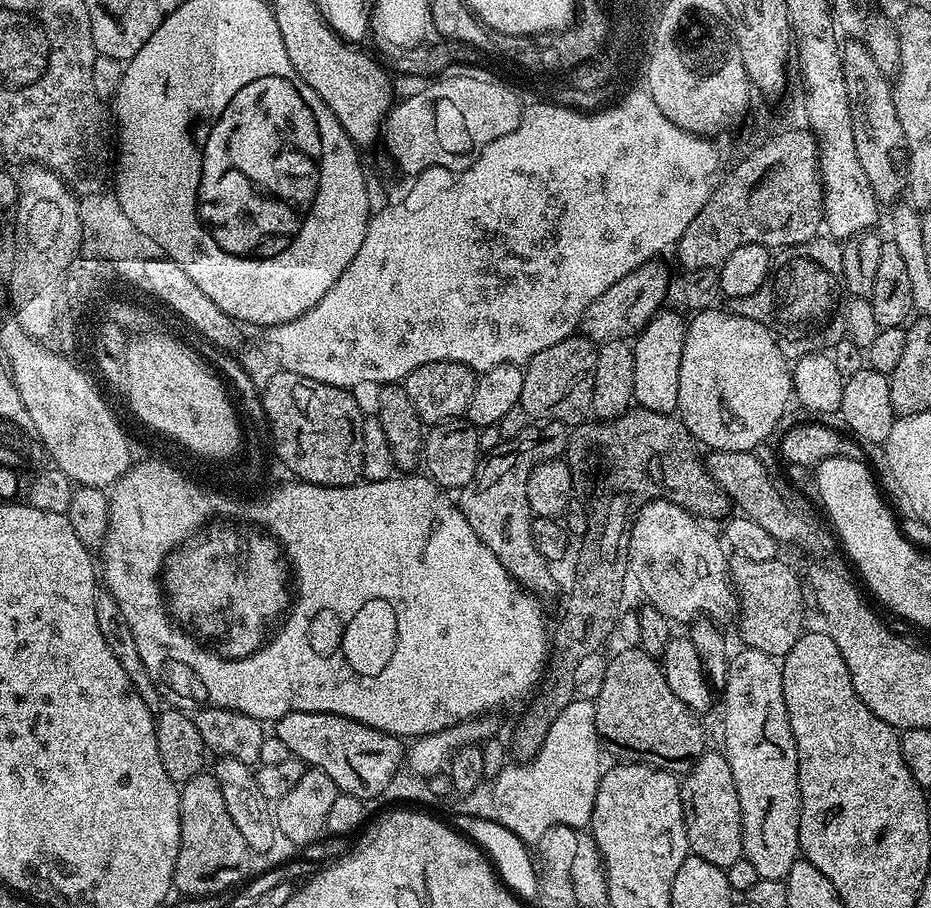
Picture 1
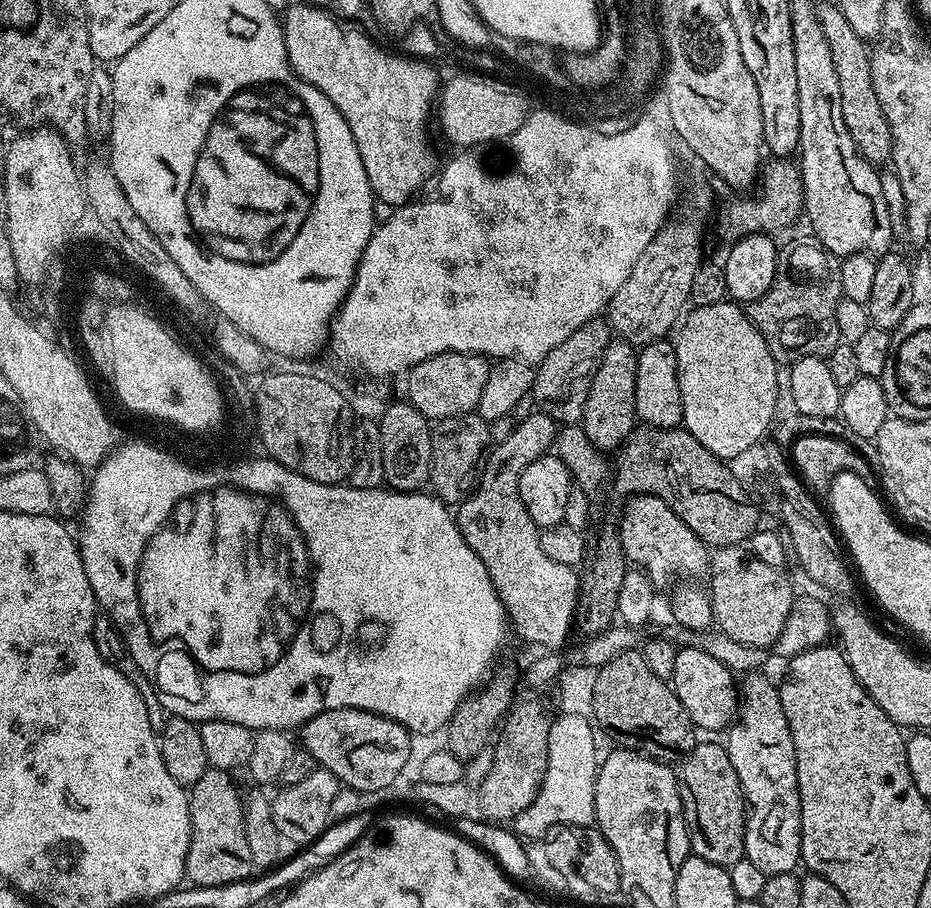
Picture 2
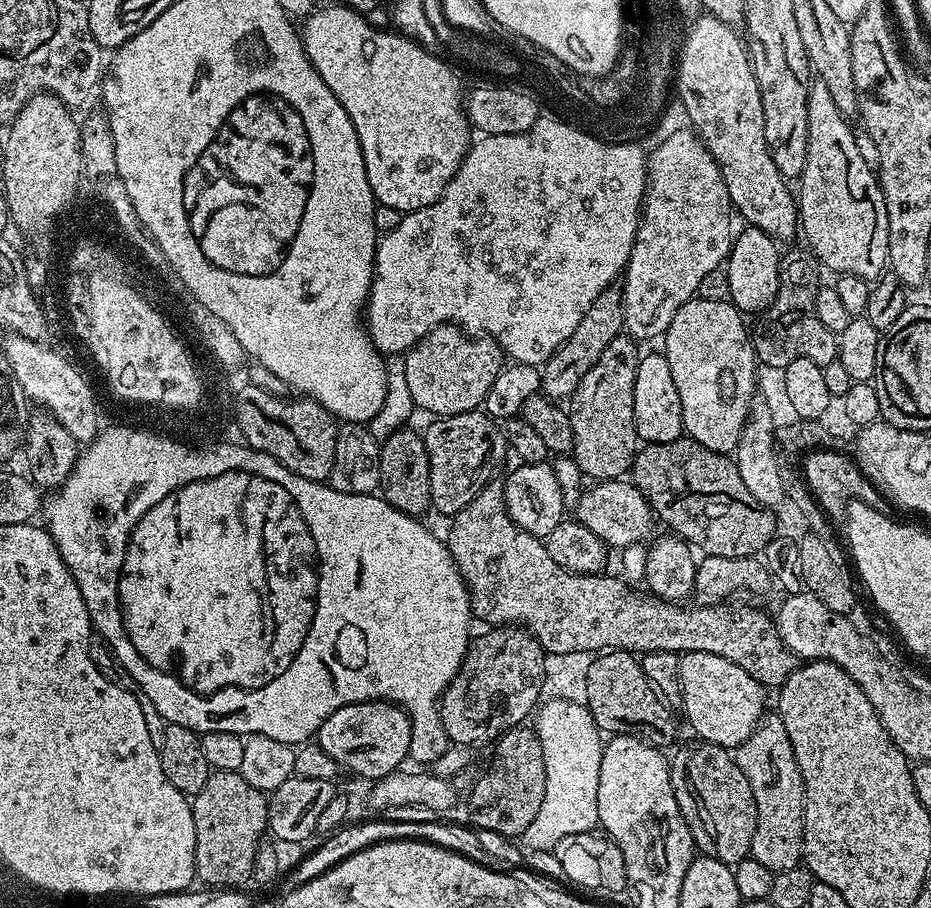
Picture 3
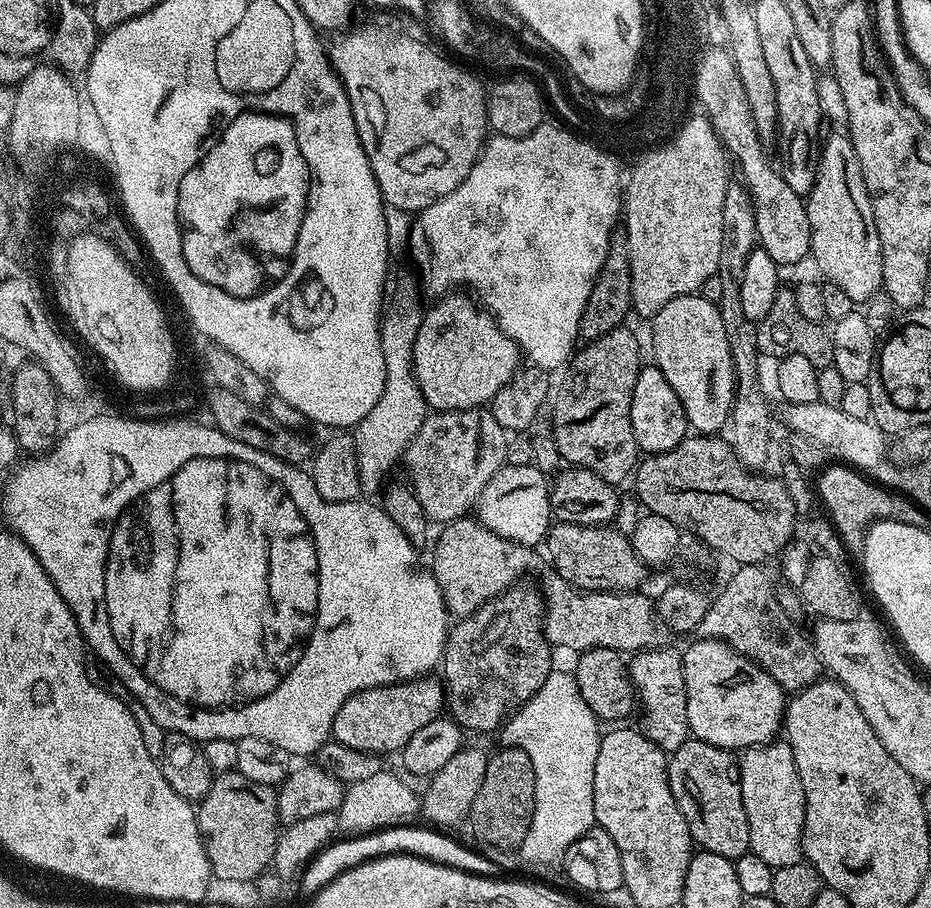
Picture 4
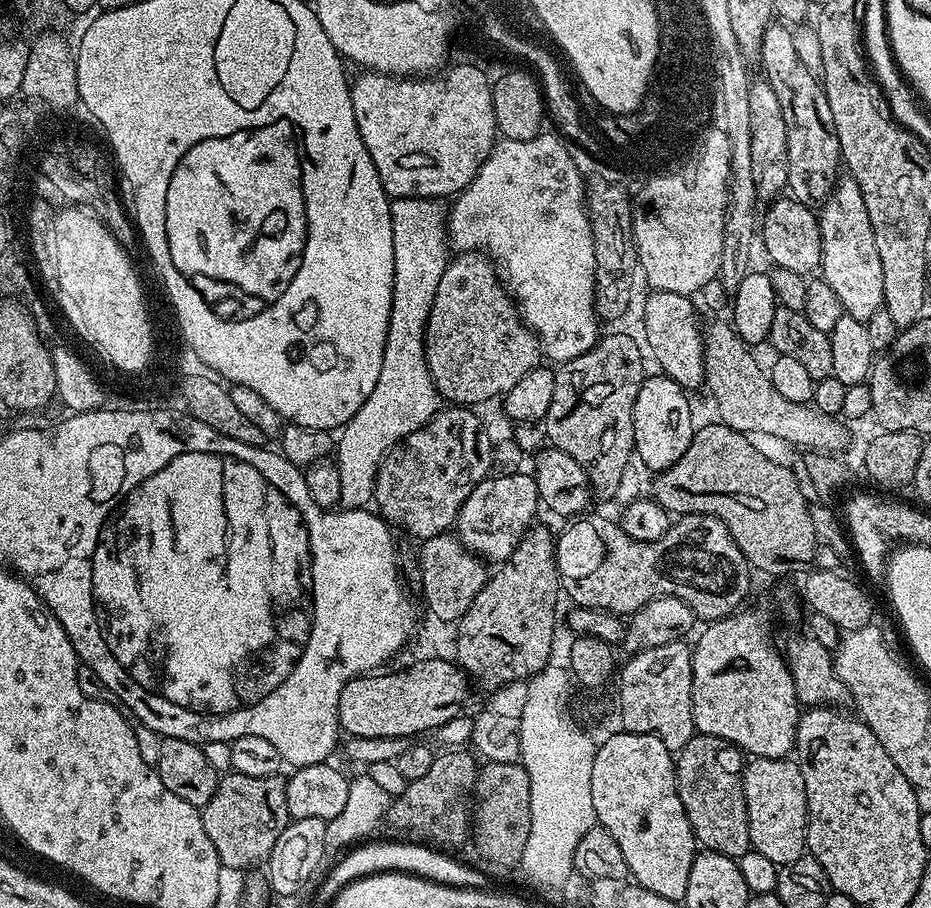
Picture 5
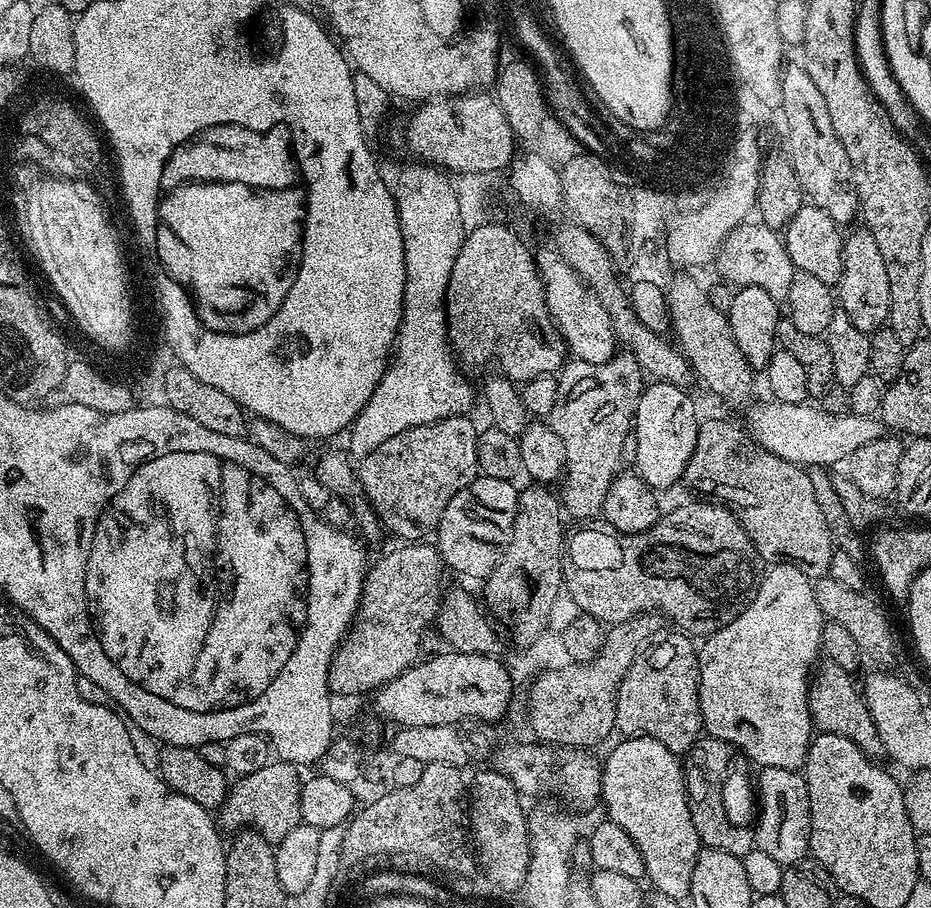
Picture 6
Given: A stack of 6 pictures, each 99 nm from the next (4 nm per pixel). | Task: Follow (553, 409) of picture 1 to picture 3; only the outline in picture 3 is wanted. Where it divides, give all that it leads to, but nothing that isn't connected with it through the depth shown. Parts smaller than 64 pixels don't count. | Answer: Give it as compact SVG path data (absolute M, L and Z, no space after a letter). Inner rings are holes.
M613 286L602 290L590 310L586 310L582 322L578 322L578 330L562 342L562 346L542 365L542 392L553 402L564 402L578 390L582 378L602 358L602 350L614 342L614 338L625 331L624 327L624 294L619 287Z

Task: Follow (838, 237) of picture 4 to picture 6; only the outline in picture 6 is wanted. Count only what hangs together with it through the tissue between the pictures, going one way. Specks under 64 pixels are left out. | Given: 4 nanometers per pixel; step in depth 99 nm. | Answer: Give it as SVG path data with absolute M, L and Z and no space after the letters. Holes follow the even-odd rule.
M863 226L856 227L843 237L844 261L838 285L838 304L850 322L858 326L858 330L871 334L888 323L890 281L886 274L886 262L882 262L882 254L878 254L878 242L874 242L874 234L870 234Z

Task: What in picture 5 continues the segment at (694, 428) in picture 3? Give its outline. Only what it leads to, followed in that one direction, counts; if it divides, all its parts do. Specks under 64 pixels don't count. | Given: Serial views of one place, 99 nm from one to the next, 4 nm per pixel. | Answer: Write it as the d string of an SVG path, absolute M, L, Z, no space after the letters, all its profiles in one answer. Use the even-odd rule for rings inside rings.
M655 290L649 291L647 293L649 296L645 298L644 300L644 340L643 343L646 345L648 343L647 351L650 353L652 351L652 356L654 359L657 360L658 363L660 363L659 371L663 373L665 376L669 376L674 382L678 382L681 386L681 388L685 390L693 390L692 388L696 388L700 385L703 385L705 383L704 381L704 333L702 331L702 323L700 324L700 320L698 317L696 317L696 308L694 305L692 305L692 302L694 302L692 296L683 296L682 294L674 294L673 292L658 292Z

